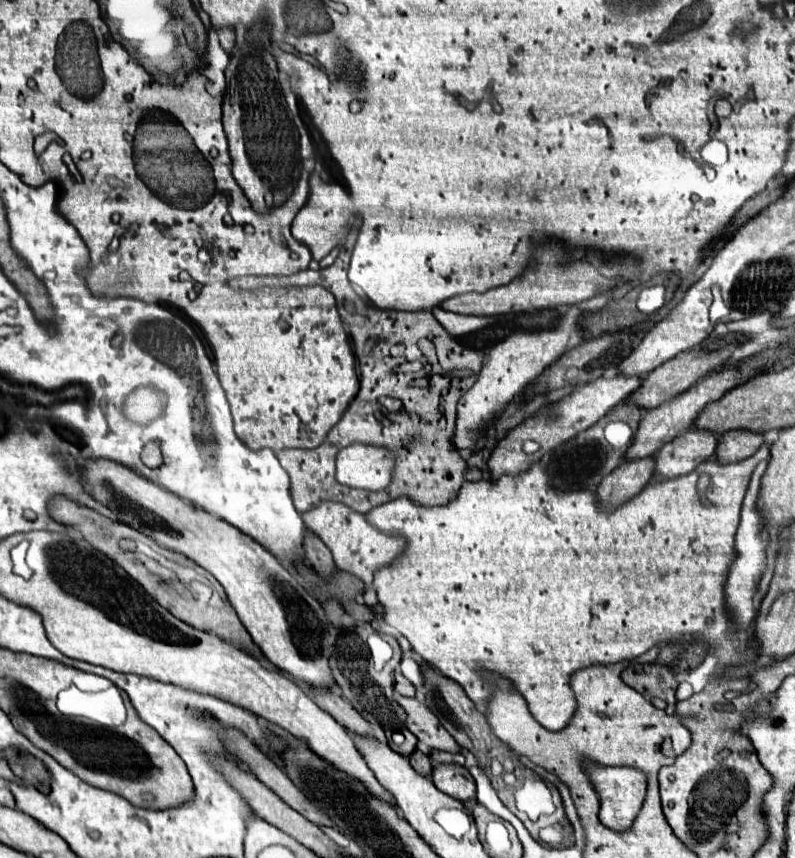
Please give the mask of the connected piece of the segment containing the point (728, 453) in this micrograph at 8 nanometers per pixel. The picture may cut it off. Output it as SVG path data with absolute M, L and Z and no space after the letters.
M745 430L725 432L717 438L715 460L719 464L739 462L743 458L749 458L761 444L763 444L761 434L751 434L751 432L745 432Z

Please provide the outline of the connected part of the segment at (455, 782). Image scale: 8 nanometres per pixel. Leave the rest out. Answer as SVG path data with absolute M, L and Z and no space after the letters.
M437 764L433 768L431 778L441 792L461 802L475 798L475 780L469 774L469 770L459 764Z

